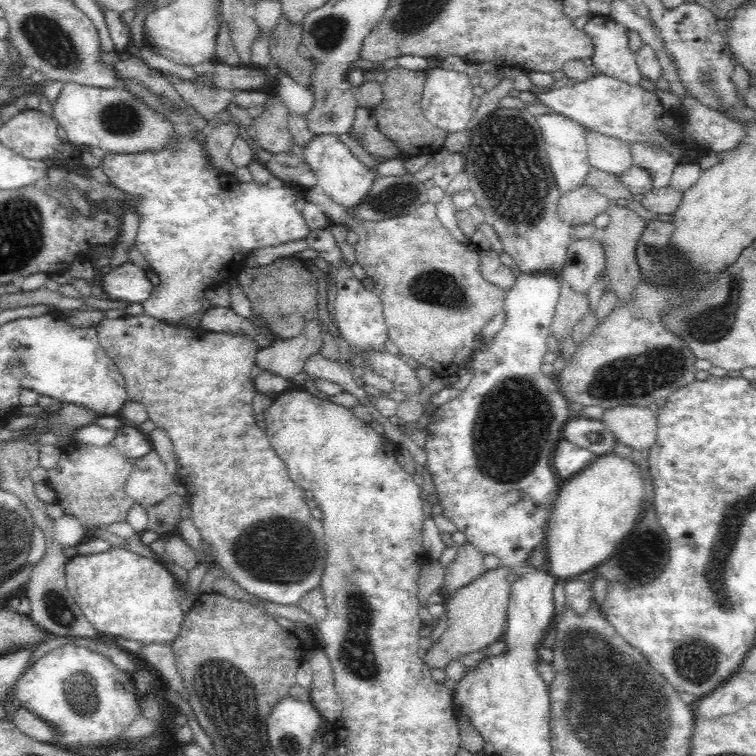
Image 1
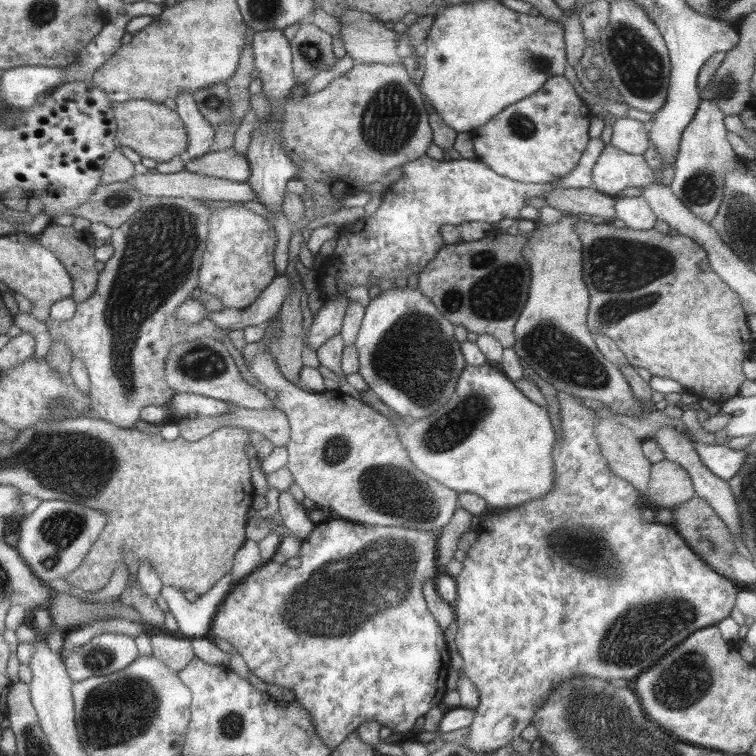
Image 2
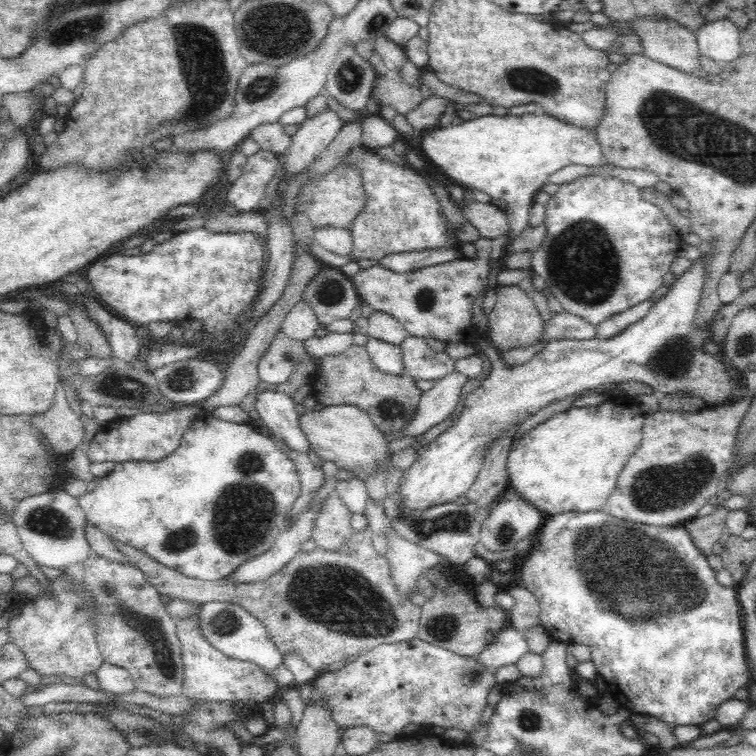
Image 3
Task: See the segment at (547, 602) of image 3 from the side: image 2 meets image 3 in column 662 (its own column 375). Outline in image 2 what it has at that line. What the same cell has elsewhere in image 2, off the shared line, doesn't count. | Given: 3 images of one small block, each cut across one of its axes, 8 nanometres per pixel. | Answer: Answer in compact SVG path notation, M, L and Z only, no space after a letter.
M330 518L316 525L310 536L302 540L299 550L301 564L298 568L268 560L232 586L224 601L217 607L211 620L210 632L214 637L229 641L246 661L252 674L266 684L275 684L292 690L298 702L309 712L316 734L332 750L364 722L379 722L382 726L391 728L394 733L410 732L420 716L424 716L433 706L439 706L448 689L450 651L445 640L445 630L429 611L422 592L423 582L426 579L434 579L442 570L436 563L438 539L439 530L420 531L402 526L370 526L346 519Z

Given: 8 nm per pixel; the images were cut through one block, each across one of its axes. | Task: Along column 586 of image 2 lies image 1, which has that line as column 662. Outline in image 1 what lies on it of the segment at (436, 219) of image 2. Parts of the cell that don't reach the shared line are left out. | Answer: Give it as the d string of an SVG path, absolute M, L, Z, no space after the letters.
M630 143L629 149L633 157L633 165L650 172L654 188L669 186L677 163L669 155L668 150L650 143Z

